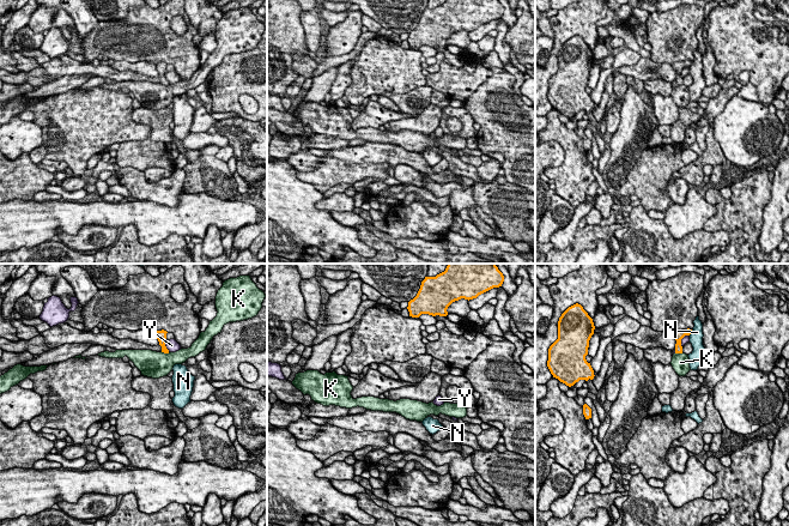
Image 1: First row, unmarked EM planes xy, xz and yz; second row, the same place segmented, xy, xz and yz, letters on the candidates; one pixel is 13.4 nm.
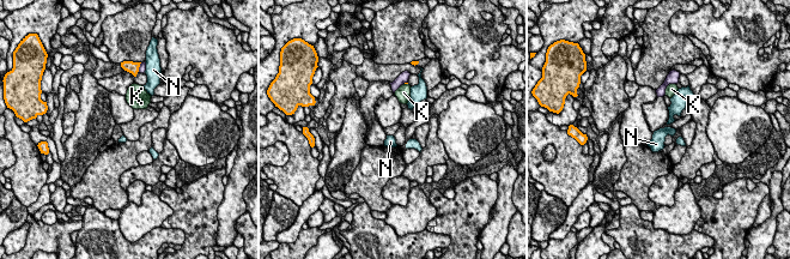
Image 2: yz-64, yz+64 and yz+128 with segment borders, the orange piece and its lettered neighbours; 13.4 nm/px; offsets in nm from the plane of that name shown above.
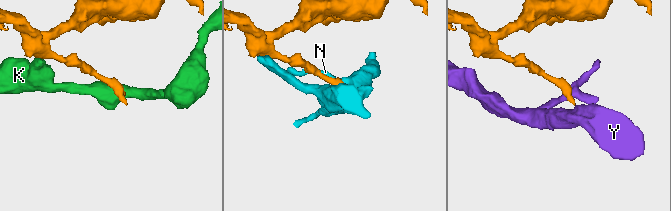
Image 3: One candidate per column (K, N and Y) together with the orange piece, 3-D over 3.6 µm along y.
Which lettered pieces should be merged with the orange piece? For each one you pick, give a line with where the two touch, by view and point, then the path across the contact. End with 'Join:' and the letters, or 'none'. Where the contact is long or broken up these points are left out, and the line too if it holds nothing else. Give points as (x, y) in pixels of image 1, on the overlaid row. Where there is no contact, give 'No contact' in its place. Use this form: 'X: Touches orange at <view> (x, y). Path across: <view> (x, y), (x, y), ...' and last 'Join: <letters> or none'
Join: none

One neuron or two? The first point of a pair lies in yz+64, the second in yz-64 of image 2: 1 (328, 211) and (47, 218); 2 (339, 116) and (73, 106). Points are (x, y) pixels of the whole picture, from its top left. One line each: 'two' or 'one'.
1: two
2: two

